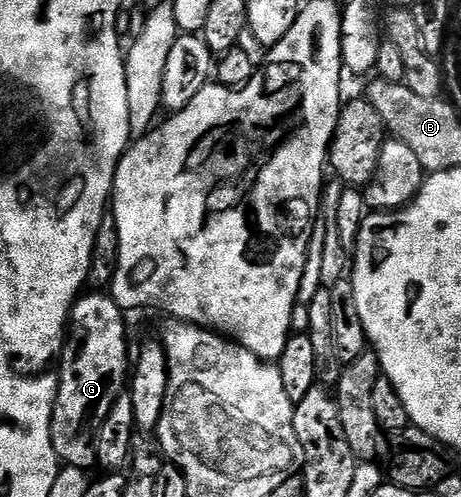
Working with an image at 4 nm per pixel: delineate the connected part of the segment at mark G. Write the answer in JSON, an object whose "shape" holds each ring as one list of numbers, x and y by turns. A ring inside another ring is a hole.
{"shape":[[109,293,82,294,73,304,71,318,67,324,71,334,67,339,67,346,59,356,61,371,57,380,57,400,51,417,51,441,62,464,71,467,89,469,97,463,97,449,95,440,97,430,103,425,107,413,115,405,120,395,126,394,127,384,131,379,131,355,129,359,129,339,125,336,126,316,121,306]]}

